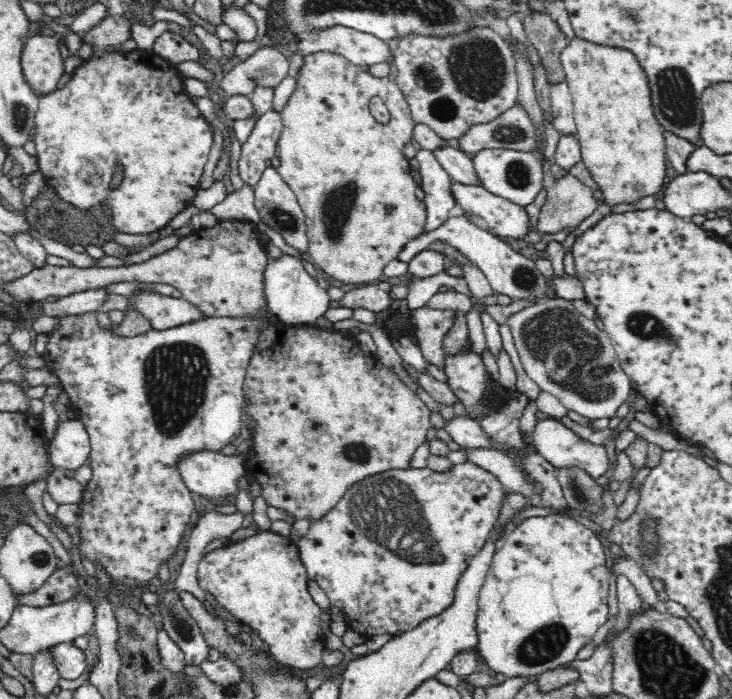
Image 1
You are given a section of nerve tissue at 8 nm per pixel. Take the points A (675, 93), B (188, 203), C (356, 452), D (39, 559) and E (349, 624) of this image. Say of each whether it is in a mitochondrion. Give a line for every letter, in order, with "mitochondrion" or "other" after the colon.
A: mitochondrion
B: other
C: mitochondrion
D: mitochondrion
E: other

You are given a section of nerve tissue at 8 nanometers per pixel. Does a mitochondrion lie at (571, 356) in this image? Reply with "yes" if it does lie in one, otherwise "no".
yes

